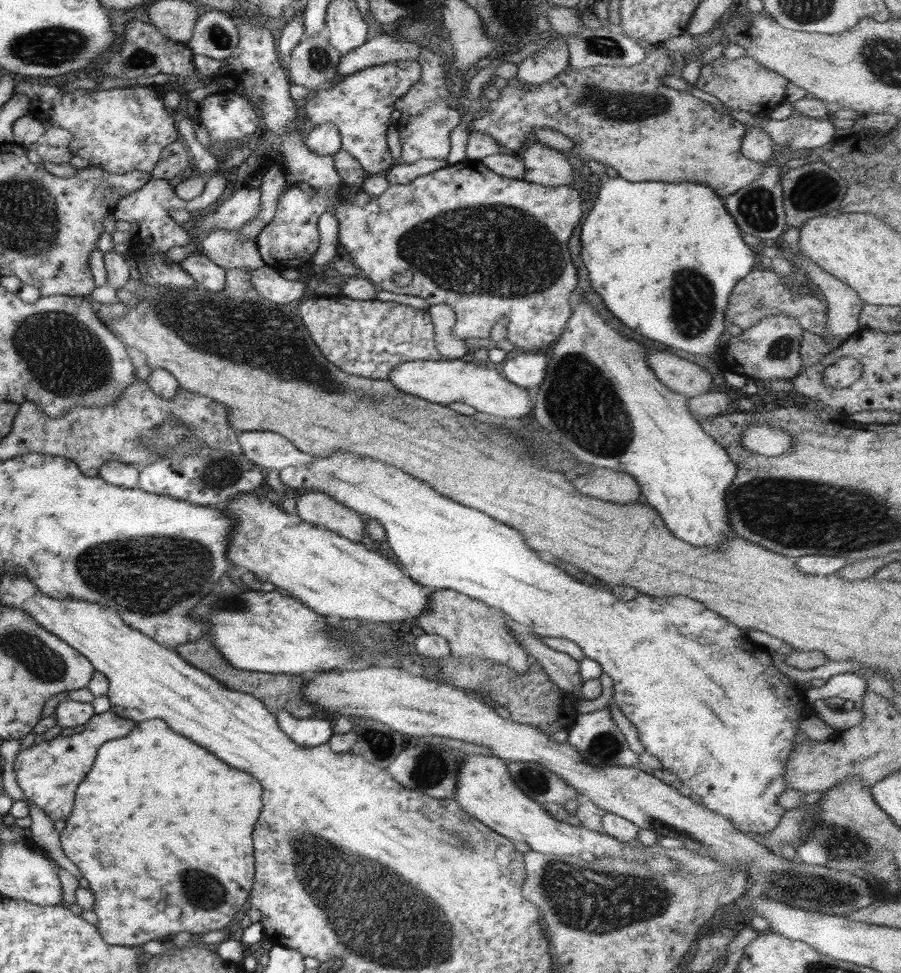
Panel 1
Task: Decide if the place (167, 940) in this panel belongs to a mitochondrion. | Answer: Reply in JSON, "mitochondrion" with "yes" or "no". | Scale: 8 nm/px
{"mitochondrion":"no"}

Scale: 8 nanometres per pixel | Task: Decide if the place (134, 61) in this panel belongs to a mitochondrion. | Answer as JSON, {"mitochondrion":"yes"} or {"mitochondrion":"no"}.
{"mitochondrion":"yes"}

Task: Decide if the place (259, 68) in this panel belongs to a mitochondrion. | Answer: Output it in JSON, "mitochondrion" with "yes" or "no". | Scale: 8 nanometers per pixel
{"mitochondrion":"no"}

